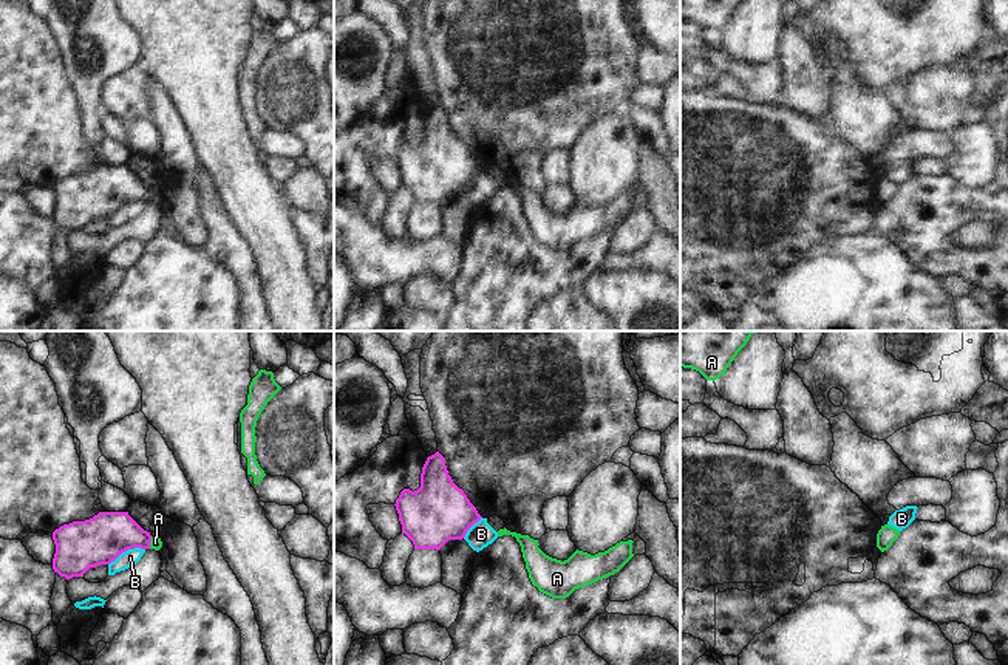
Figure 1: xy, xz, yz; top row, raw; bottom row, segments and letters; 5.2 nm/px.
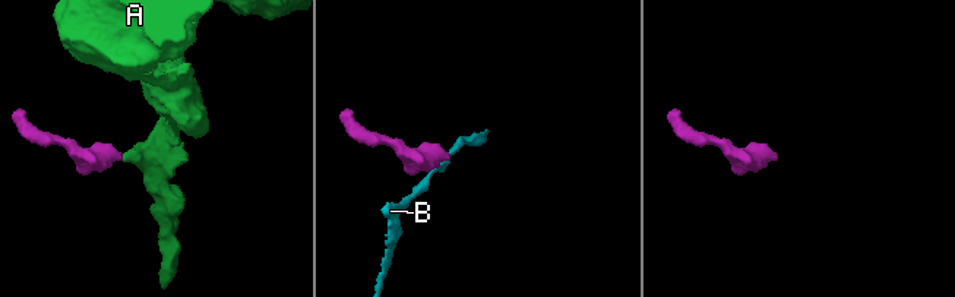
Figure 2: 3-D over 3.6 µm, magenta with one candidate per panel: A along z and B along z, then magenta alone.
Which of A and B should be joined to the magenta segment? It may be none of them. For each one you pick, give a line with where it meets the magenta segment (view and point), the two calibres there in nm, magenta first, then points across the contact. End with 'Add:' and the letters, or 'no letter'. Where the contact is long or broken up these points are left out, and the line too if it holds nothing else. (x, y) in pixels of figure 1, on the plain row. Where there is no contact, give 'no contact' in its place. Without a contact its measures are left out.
A: xy (149, 197) | 240/60 nm | across xy (102, 192), (143, 192), (149, 197), (155, 197)
Add: A

